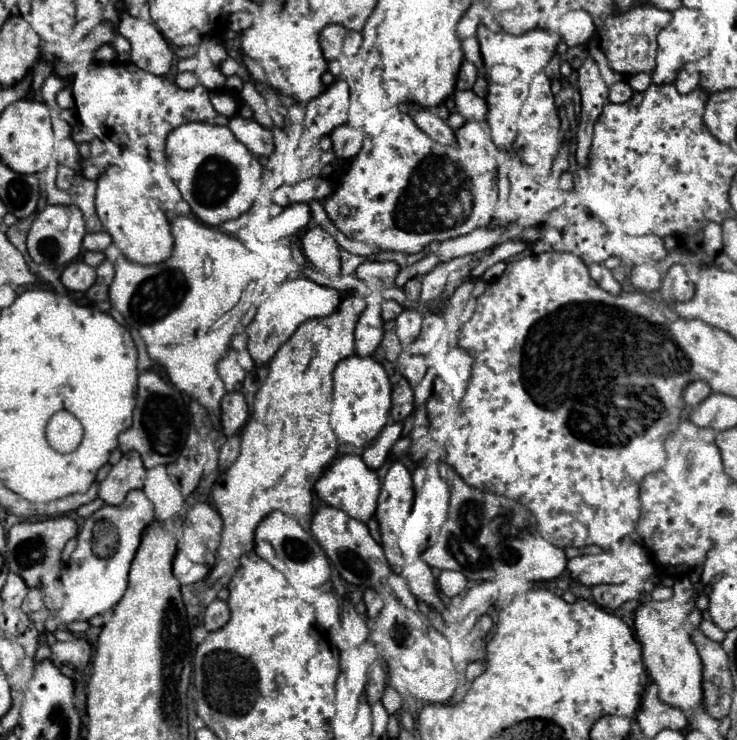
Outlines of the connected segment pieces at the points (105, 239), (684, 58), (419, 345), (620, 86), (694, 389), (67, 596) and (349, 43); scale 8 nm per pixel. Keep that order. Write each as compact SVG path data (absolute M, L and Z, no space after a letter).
M94 232L84 236L84 250L104 252L112 244L112 236L108 232Z
M680 6L672 12L672 22L658 34L658 56L656 56L656 68L652 72L654 84L670 84L676 80L678 70L688 64L696 62L704 56L708 56L708 46L714 46L714 38L708 36L708 28L700 20L700 12Z
M424 314L424 324L422 324L420 336L412 344L404 346L404 352L414 354L414 356L426 356L436 346L436 342L440 340L442 330L444 330L444 322L440 316Z
M616 82L616 84L610 86L608 100L610 102L626 102L626 100L632 98L632 94L634 94L634 90L626 82Z
M702 380L692 382L692 384L688 384L686 390L684 390L684 402L686 402L686 406L696 406L696 404L700 404L710 392L712 392L712 390L710 390L710 386L708 386L706 382L702 382Z
M132 490L120 506L104 504L78 530L78 544L70 556L64 576L56 592L50 592L54 610L64 624L76 620L90 620L98 614L110 612L122 598L128 586L130 562L140 544L142 530L154 520L152 502L142 490Z
M350 30L344 38L344 56L354 56L362 46L362 34Z

